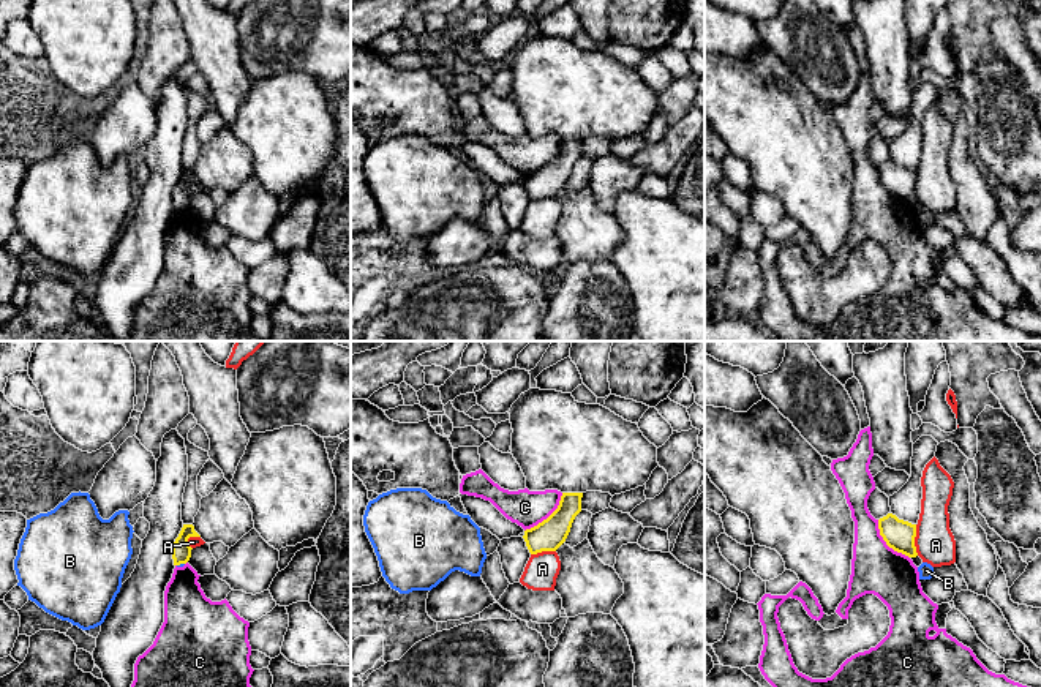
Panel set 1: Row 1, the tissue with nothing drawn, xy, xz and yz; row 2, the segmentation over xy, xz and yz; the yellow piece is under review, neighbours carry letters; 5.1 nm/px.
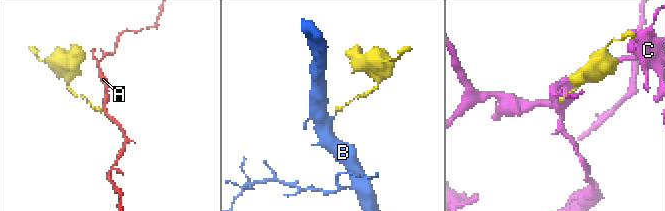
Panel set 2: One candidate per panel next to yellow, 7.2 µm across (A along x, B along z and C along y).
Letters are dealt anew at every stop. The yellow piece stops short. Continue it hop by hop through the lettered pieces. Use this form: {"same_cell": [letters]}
{"same_cell": []}

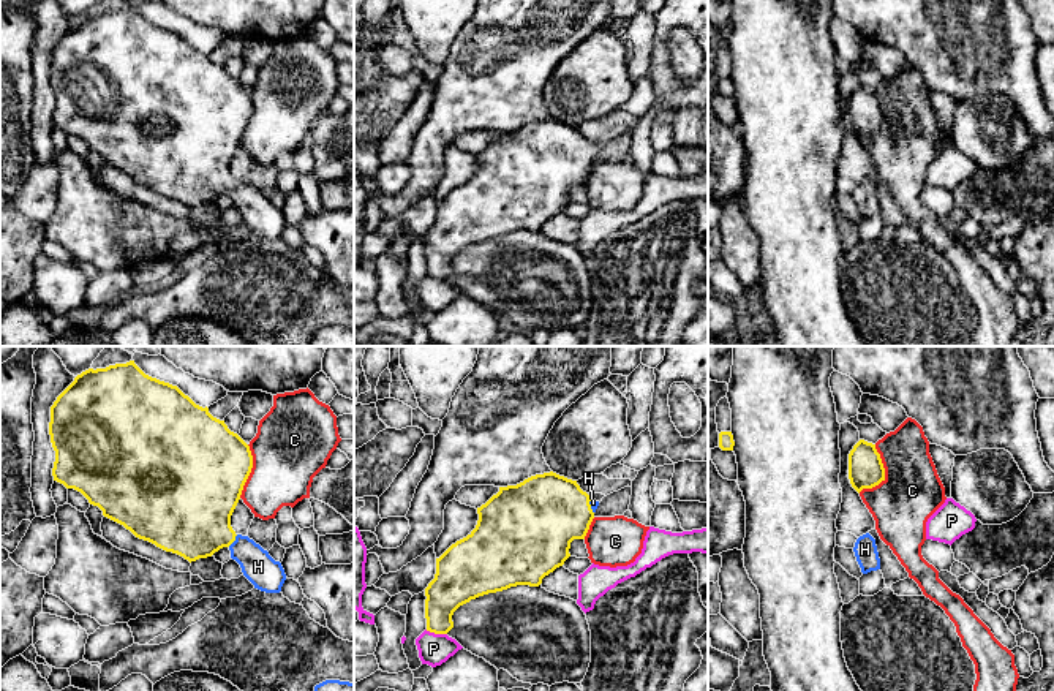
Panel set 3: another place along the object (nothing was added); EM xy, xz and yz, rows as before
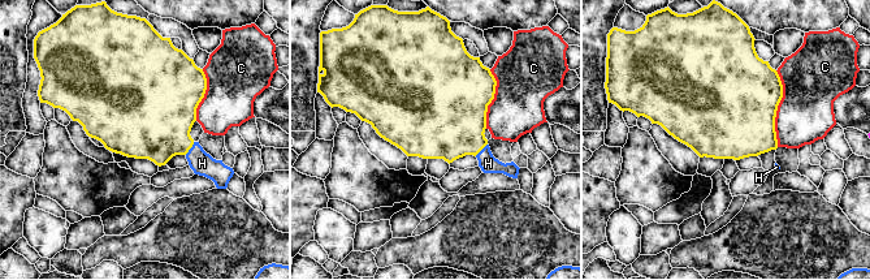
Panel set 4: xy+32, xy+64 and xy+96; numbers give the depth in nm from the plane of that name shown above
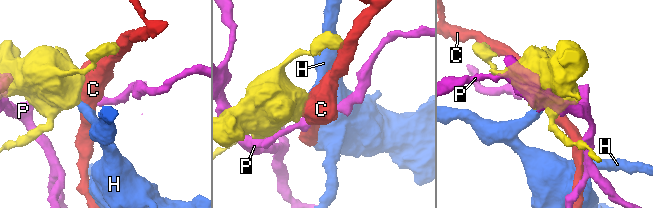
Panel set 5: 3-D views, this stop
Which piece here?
{"same_cell": ["H"]}

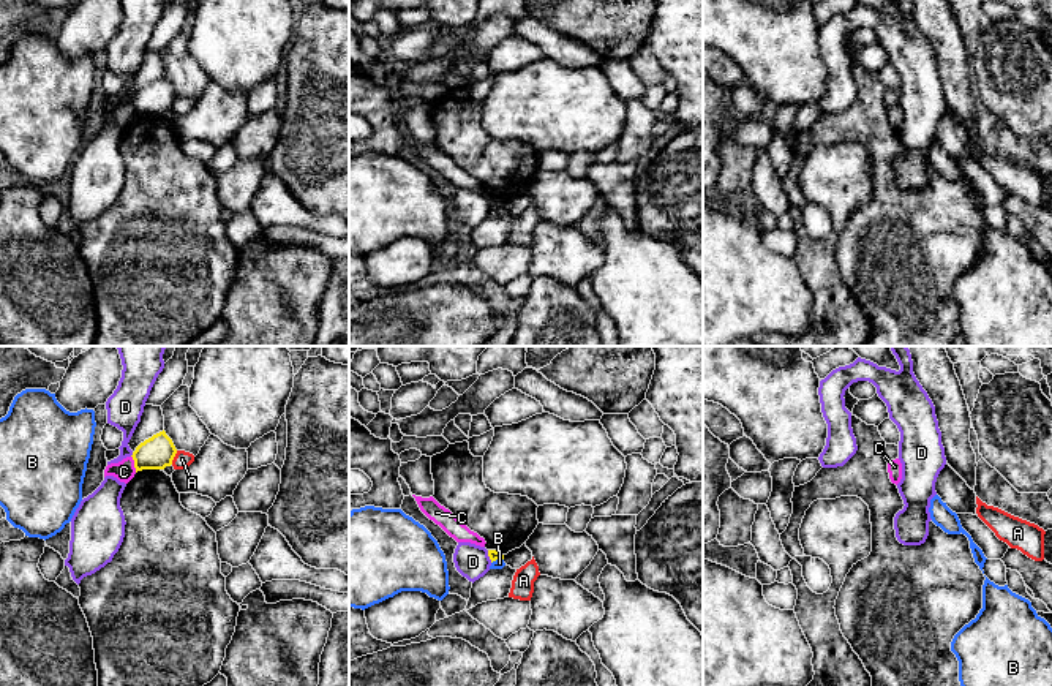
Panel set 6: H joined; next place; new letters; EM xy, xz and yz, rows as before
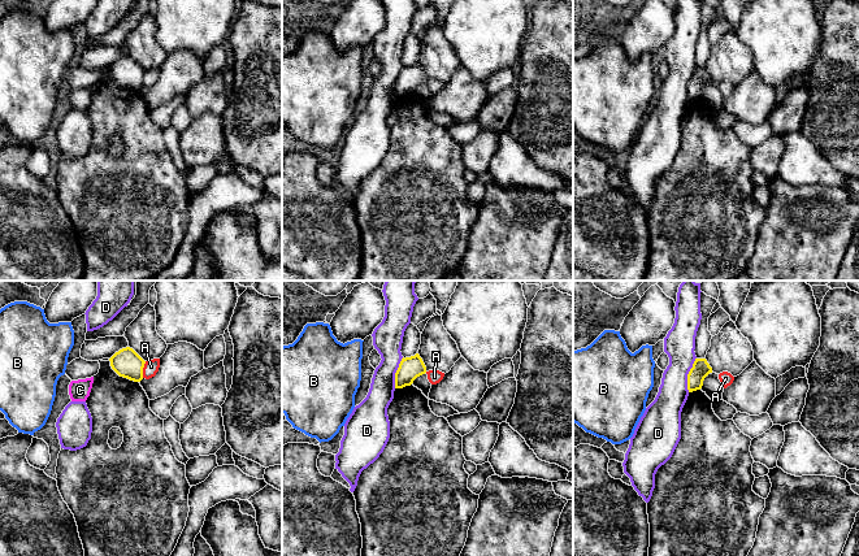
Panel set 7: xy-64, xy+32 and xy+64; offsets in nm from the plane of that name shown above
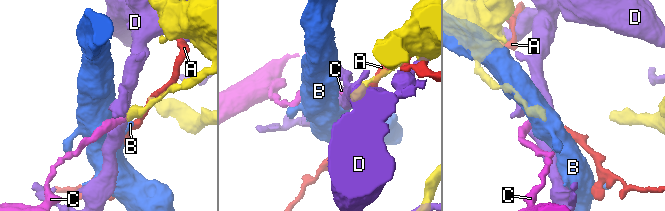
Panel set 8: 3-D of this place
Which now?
{"same_cell": []}

